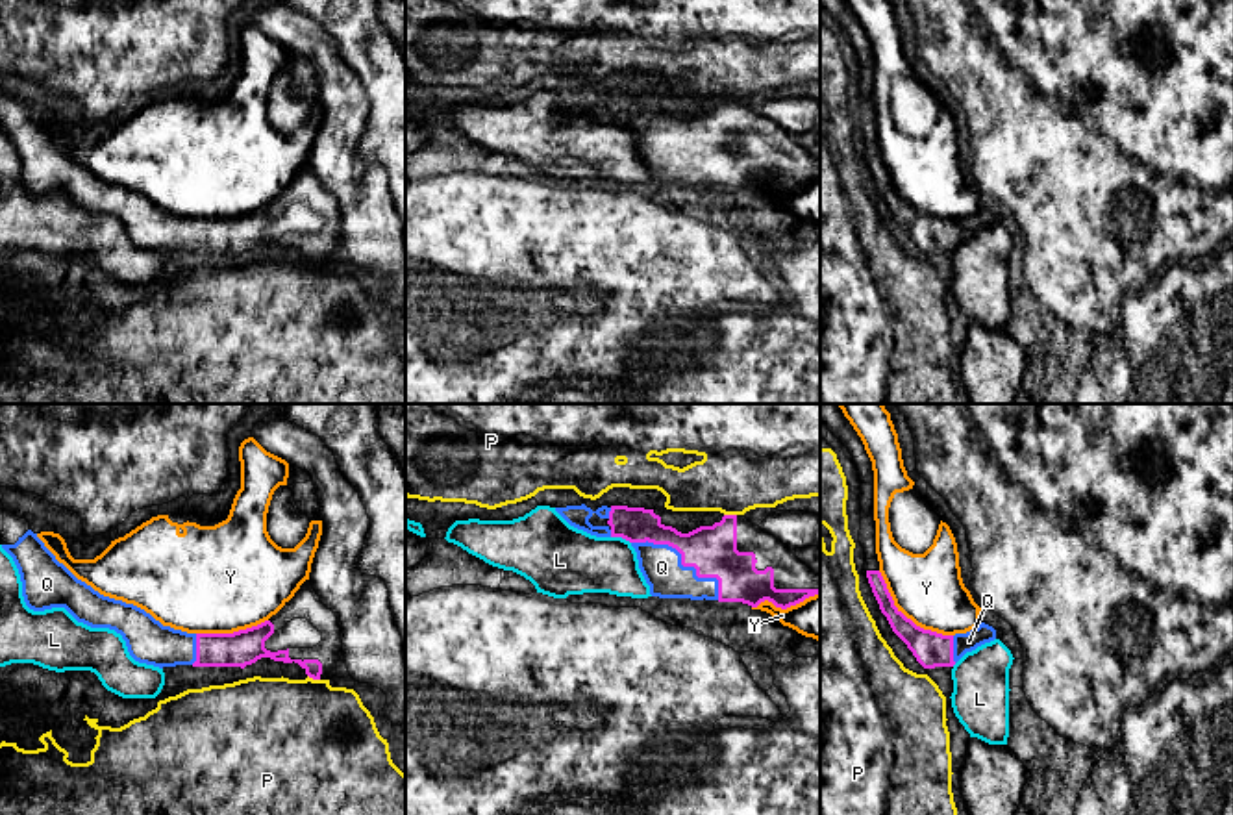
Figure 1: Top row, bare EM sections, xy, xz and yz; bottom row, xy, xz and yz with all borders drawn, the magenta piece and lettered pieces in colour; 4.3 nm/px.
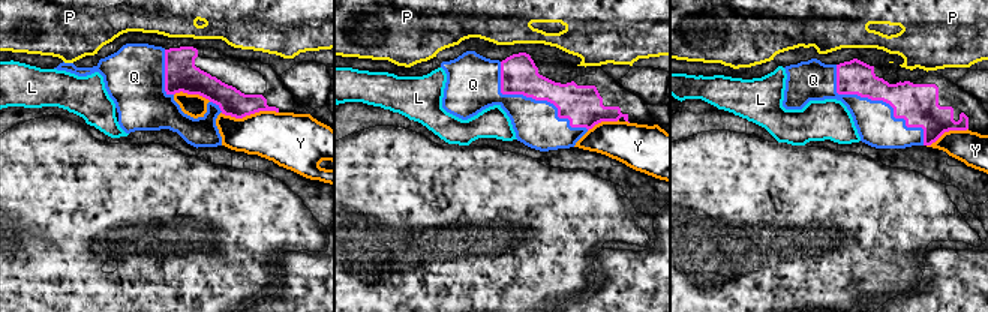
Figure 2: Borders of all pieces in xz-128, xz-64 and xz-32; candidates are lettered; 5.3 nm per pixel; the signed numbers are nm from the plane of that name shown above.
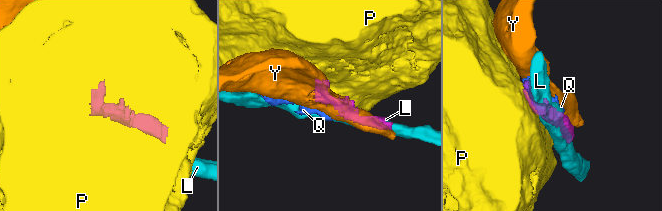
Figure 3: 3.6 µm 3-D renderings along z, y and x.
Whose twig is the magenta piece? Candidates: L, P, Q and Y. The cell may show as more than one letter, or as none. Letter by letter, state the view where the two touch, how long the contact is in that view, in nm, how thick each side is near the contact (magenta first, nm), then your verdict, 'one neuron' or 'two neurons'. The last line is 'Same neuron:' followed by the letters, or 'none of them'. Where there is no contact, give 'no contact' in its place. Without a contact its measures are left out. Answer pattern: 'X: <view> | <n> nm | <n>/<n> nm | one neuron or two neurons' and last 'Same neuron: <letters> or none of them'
L: xz | 90 nm | 160/280 nm | two neurons
P: xy | 60 nm | 80/480 nm | two neurons
Q: xz | 460 nm | 220/180 nm | one neuron
Y: yz | 440 nm | 150/300 nm | two neurons
Same neuron: Q

